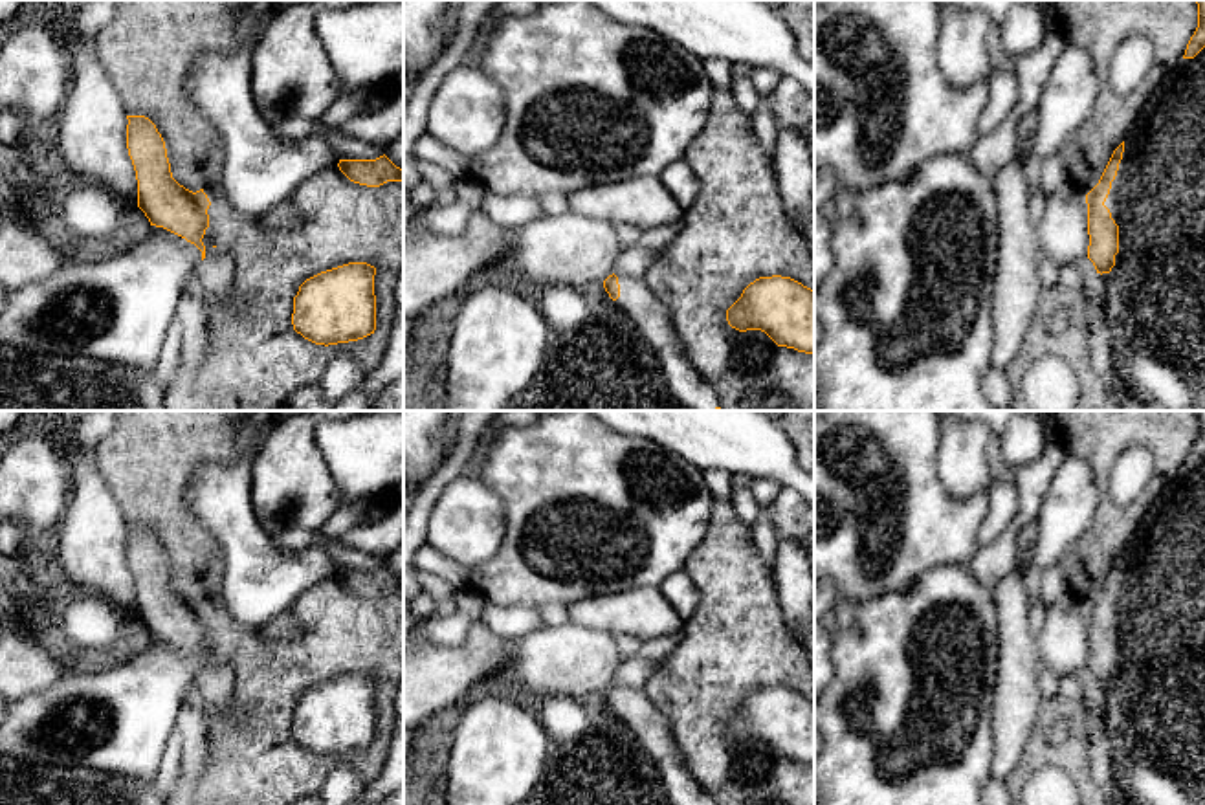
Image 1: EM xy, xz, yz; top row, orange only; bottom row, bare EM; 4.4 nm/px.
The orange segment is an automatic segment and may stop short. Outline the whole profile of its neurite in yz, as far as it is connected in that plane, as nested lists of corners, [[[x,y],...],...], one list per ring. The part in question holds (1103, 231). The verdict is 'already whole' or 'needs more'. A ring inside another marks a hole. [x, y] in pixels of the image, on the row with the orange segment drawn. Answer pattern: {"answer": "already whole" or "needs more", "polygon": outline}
{"answer": "already whole", "polygon": [[[1124,141],[1113,150],[1099,183],[1086,194],[1089,235],[1088,259],[1100,275],[1111,271],[1115,255],[1119,253],[1119,226],[1104,202],[1117,176],[1122,152]]]}

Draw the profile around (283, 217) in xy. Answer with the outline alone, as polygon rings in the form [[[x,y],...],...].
[[[288,198],[262,215],[259,218],[259,226],[268,231],[286,231],[292,229],[299,218],[299,211],[295,209],[292,198]]]

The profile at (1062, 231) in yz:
[[[1066,183],[1045,200],[1045,211],[1036,222],[1040,260],[1045,270],[1073,268],[1088,257],[1086,185]]]

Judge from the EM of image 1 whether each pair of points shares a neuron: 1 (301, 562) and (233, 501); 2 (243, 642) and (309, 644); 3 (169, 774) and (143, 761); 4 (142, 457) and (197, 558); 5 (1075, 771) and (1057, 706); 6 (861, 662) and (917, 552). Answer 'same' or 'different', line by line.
1: same
2: same
3: different
4: same
5: same
6: different

